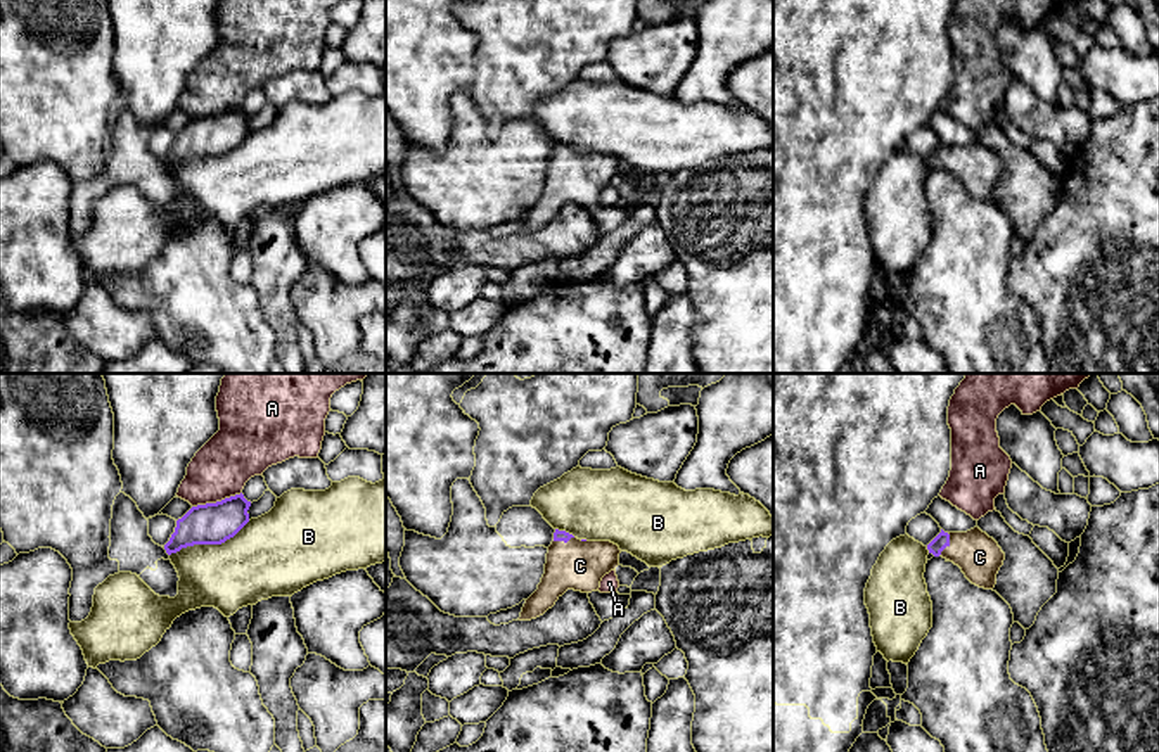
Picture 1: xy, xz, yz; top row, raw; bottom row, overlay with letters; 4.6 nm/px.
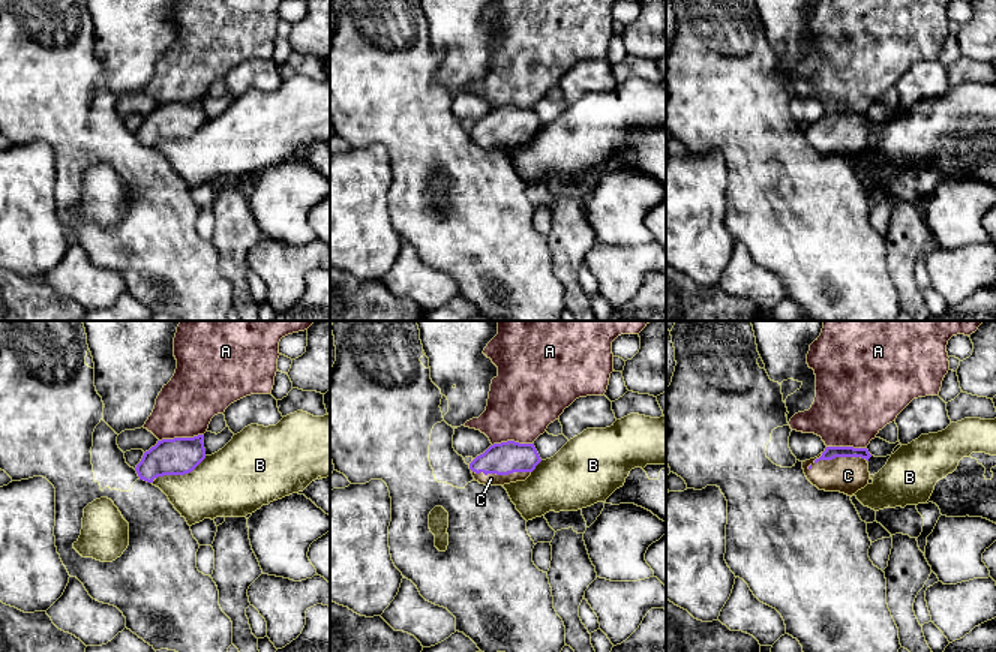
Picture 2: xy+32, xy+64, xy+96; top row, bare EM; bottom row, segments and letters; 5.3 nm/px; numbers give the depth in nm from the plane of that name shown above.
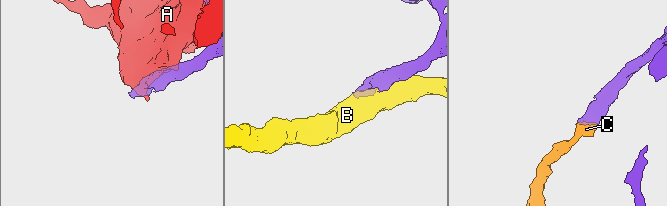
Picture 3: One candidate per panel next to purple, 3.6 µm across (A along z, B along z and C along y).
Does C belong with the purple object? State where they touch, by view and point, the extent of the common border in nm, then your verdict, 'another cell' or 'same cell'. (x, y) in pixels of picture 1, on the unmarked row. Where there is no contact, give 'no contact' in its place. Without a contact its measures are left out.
yz (948, 156) | 110 nm | same cell

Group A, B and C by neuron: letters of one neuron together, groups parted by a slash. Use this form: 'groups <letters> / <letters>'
groups A / B / C

